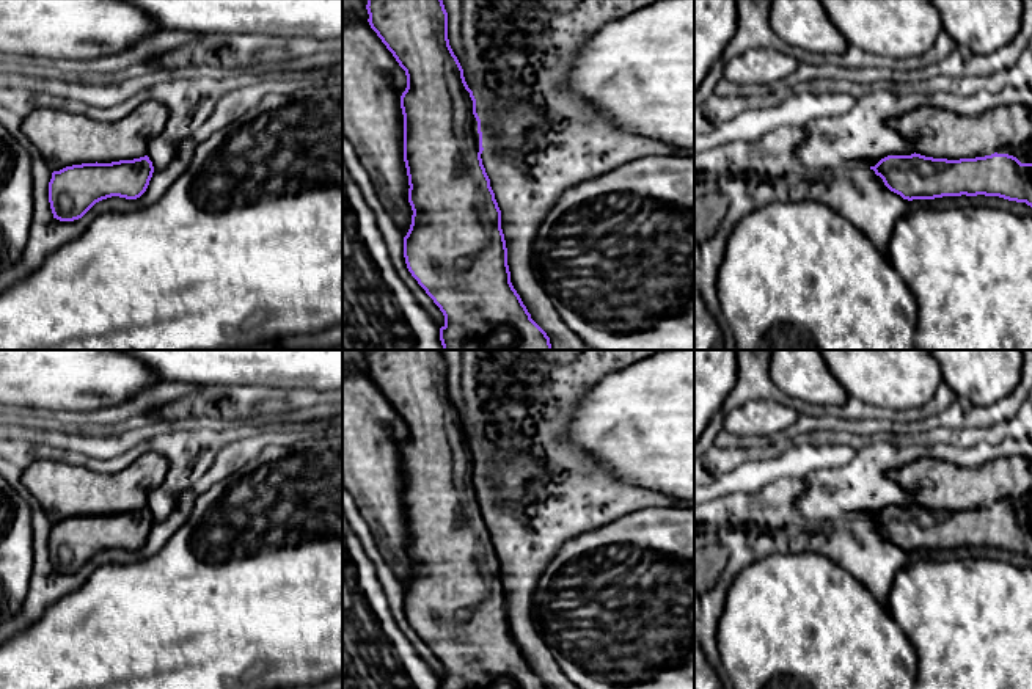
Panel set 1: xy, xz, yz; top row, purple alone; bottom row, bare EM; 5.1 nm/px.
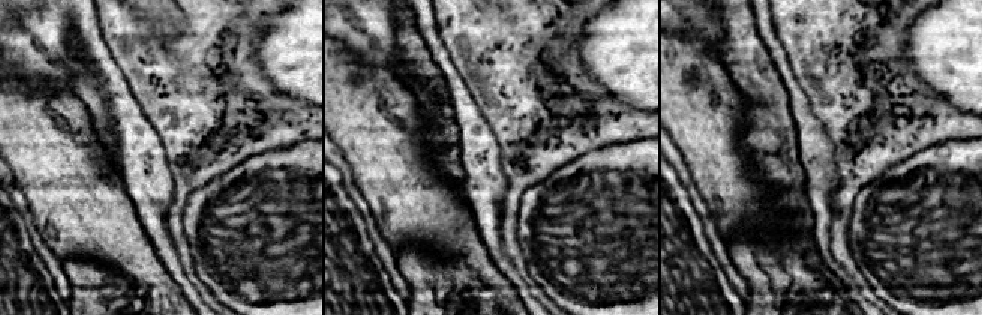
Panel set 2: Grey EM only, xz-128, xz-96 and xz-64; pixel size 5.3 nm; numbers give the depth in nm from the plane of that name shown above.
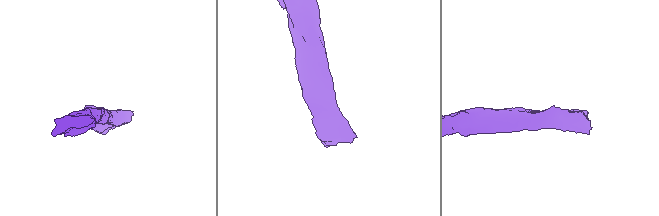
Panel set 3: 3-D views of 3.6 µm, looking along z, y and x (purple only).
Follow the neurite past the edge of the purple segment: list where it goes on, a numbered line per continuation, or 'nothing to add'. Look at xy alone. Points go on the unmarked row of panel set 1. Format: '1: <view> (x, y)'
nothing to add

